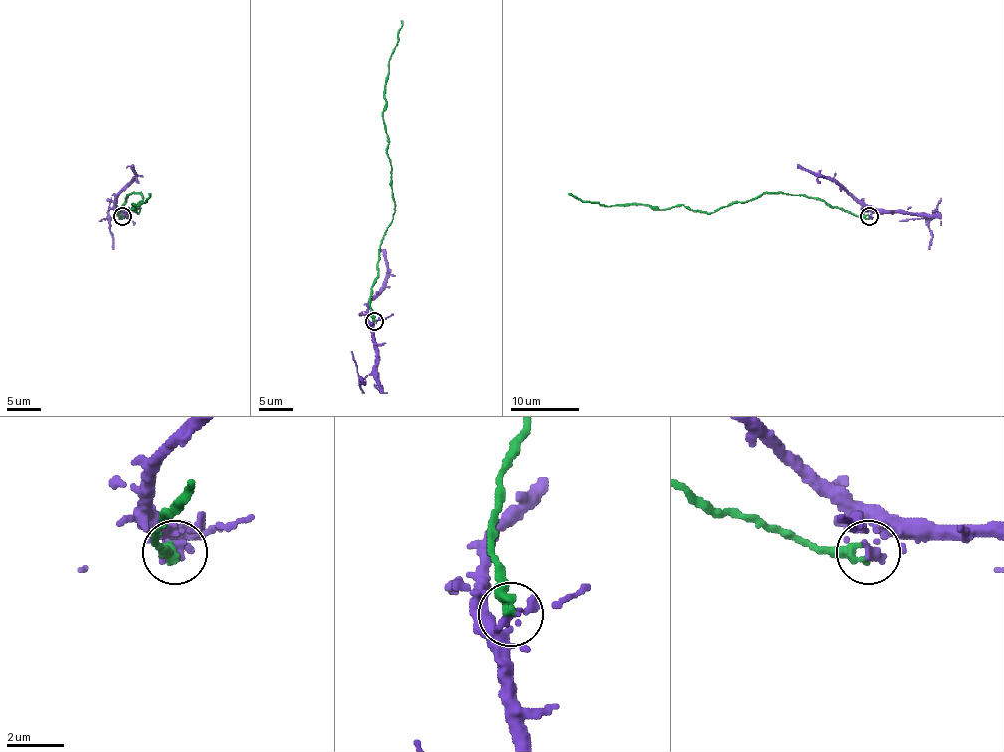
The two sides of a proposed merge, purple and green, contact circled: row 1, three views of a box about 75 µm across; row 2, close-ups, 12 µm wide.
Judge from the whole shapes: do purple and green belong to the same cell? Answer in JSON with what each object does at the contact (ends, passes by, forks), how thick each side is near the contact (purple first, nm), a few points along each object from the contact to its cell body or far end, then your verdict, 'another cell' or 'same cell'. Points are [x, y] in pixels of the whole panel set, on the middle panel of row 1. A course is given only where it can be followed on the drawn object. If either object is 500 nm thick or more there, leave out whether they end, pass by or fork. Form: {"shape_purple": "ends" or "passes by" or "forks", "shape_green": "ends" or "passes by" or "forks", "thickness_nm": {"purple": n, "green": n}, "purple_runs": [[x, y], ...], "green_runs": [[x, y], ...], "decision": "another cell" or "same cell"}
{"shape_purple": "ends", "shape_green": "ends", "thickness_nm": {"purple": 360, "green": 320}, "purple_runs": [[374, 321], [371, 324], [368, 319], [368, 304], [381, 290], [386, 276], [386, 258], [378, 249]], "green_runs": [[374, 321], [369, 297], [395, 203], [383, 110], [400, 21]], "decision": "another cell"}

